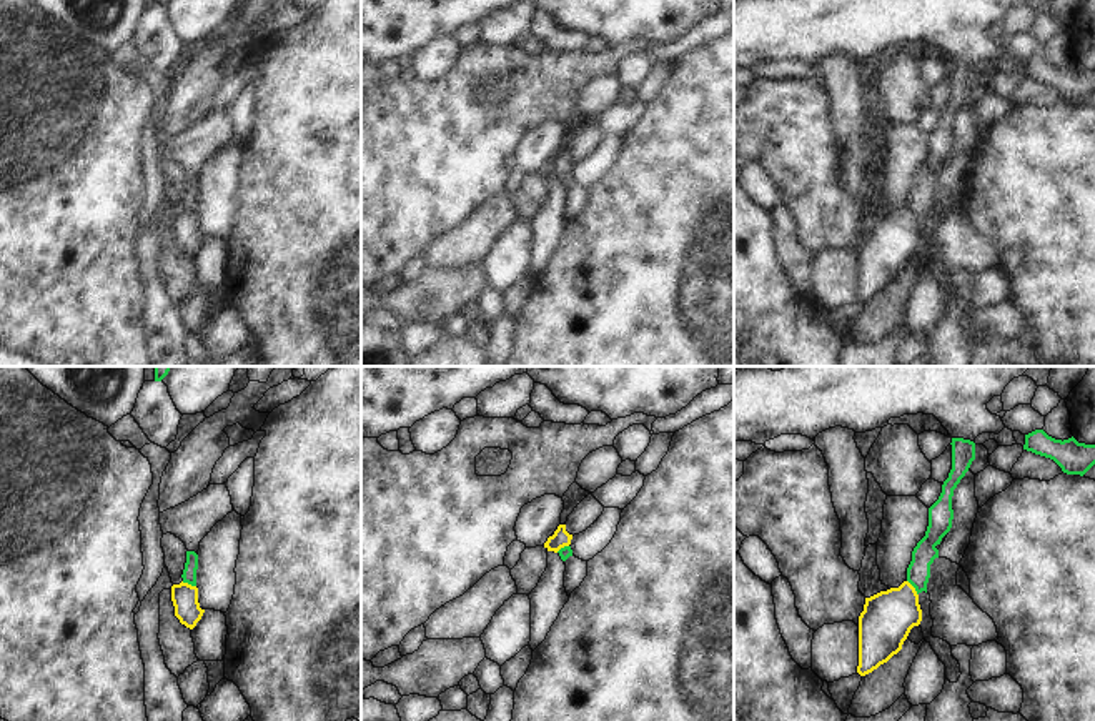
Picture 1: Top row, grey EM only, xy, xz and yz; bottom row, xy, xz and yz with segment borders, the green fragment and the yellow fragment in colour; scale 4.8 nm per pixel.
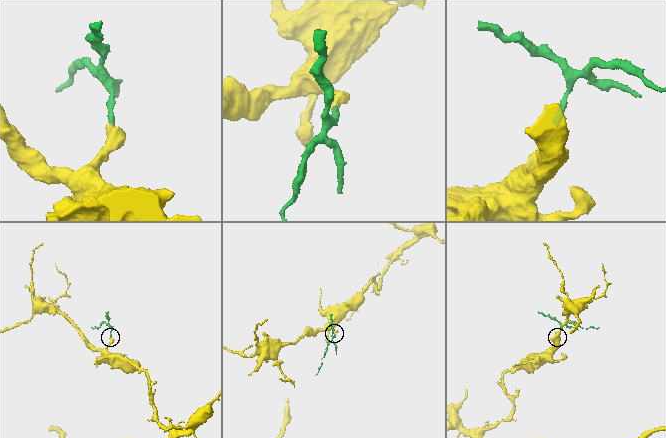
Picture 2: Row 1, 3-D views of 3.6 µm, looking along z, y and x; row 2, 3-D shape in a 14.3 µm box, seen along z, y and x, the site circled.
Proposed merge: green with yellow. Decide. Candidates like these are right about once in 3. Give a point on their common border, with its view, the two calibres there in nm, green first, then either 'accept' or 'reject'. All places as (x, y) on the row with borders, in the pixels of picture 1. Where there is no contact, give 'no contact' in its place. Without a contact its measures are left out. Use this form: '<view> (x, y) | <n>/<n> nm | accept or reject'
yz (914, 586) | 110/260 nm | reject

